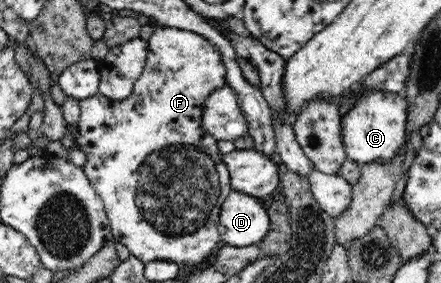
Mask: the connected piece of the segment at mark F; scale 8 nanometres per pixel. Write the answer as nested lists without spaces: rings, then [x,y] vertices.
[[[170,27],[155,28],[153,34],[147,40],[147,45],[148,52],[144,70],[140,78],[134,81],[132,92],[124,100],[110,99],[110,97],[106,97],[99,92],[90,96],[90,98],[79,101],[81,113],[77,120],[78,136],[76,136],[75,146],[86,154],[86,161],[88,162],[86,162],[83,172],[92,183],[95,192],[104,202],[114,242],[124,244],[134,258],[142,260],[144,263],[168,260],[169,262],[176,262],[180,267],[183,265],[202,265],[202,262],[208,256],[212,256],[214,248],[218,246],[218,242],[221,240],[220,230],[218,230],[219,214],[222,204],[233,190],[230,185],[230,174],[223,160],[225,155],[218,149],[219,141],[213,138],[202,125],[202,114],[204,114],[206,100],[208,100],[210,92],[214,92],[214,90],[227,84],[227,72],[221,57],[221,51],[203,36],[189,30]]]

